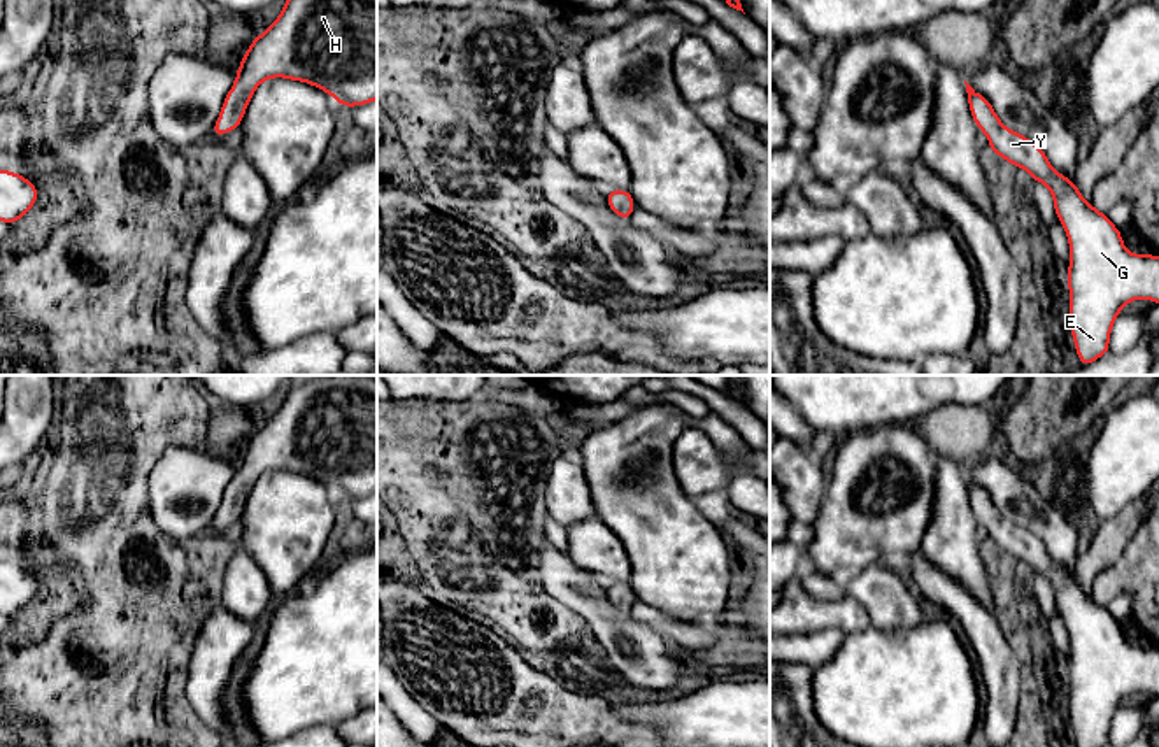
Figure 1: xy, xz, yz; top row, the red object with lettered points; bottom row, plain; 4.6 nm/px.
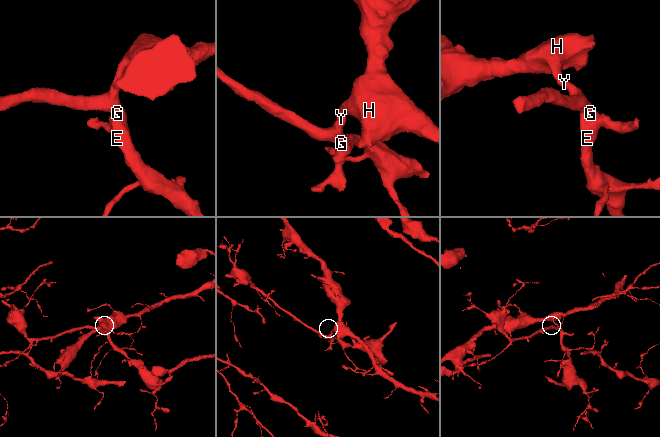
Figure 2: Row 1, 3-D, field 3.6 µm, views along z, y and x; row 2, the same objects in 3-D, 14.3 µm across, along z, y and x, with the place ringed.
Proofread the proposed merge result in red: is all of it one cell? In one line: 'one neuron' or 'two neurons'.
one neuron

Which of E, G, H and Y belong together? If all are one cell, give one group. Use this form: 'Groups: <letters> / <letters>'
Groups: E G H Y

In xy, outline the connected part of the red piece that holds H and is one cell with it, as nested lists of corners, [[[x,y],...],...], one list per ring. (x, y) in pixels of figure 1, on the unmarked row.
[[[312,375],[307,382],[289,384],[277,412],[245,442],[210,528],[223,530],[240,521],[256,480],[274,470],[312,477],[331,487],[342,500],[358,500],[377,493],[377,381],[358,375]]]

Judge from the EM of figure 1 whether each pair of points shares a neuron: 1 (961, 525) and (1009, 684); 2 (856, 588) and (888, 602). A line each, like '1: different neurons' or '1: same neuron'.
1: different neurons
2: same neuron

